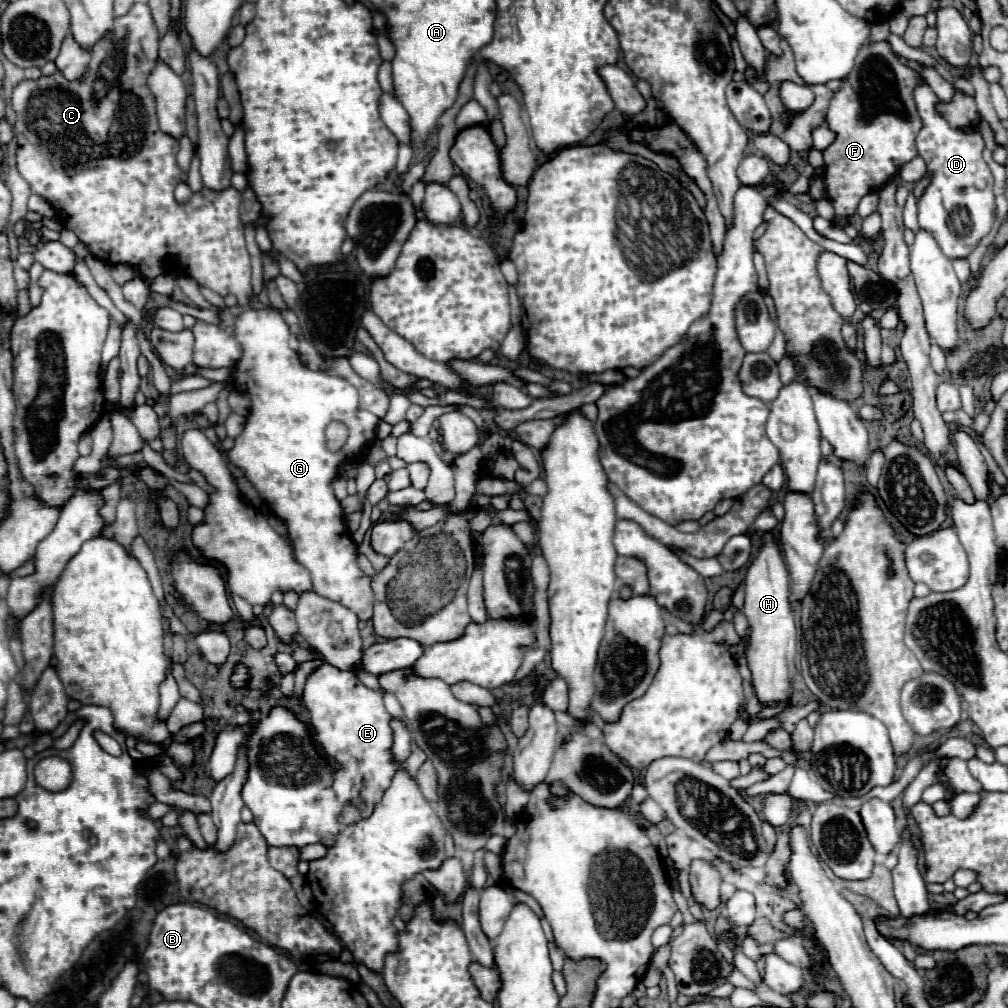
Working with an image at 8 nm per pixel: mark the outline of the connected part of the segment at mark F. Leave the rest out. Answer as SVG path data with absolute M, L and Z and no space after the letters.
M887 42L861 46L853 72L841 82L843 82L843 88L839 92L835 92L835 96L829 104L827 116L825 116L829 130L835 132L835 140L833 140L833 144L829 144L823 150L823 158L825 158L823 178L827 184L827 198L835 208L835 224L853 216L857 212L859 200L865 194L871 194L871 192L877 192L879 188L883 188L899 172L899 168L905 162L909 162L917 156L915 136L919 134L919 128L923 126L923 122L919 120L919 114L915 108L913 90L919 84L925 84L923 76L919 76L919 72L911 70L909 66L905 66L891 52Z

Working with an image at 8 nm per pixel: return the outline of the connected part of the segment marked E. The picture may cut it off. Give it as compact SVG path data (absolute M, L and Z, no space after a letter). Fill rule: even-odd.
M323 664L307 678L303 702L311 712L311 728L315 742L329 758L339 764L335 772L333 790L345 802L341 822L347 826L361 818L367 818L373 812L373 806L379 802L381 794L389 788L391 778L397 770L397 764L391 756L391 714L385 710L381 690L371 690L365 684L359 684L359 678L353 672L343 672L331 664ZM361 784L365 784L367 798L365 804L357 808L349 800L359 794Z

